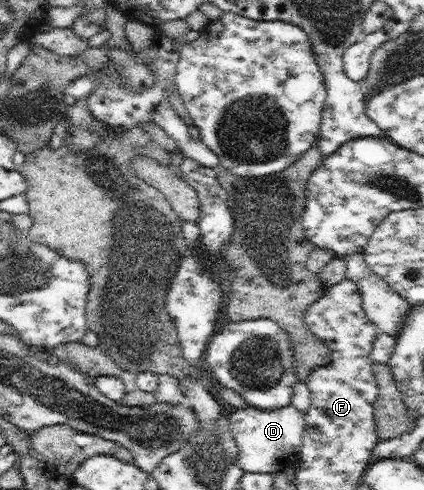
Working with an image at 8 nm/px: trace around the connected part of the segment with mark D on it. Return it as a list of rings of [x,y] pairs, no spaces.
[[[291,403],[286,407],[265,410],[254,406],[230,409],[228,430],[239,449],[237,464],[245,472],[273,473],[296,467],[302,449],[305,415]]]

